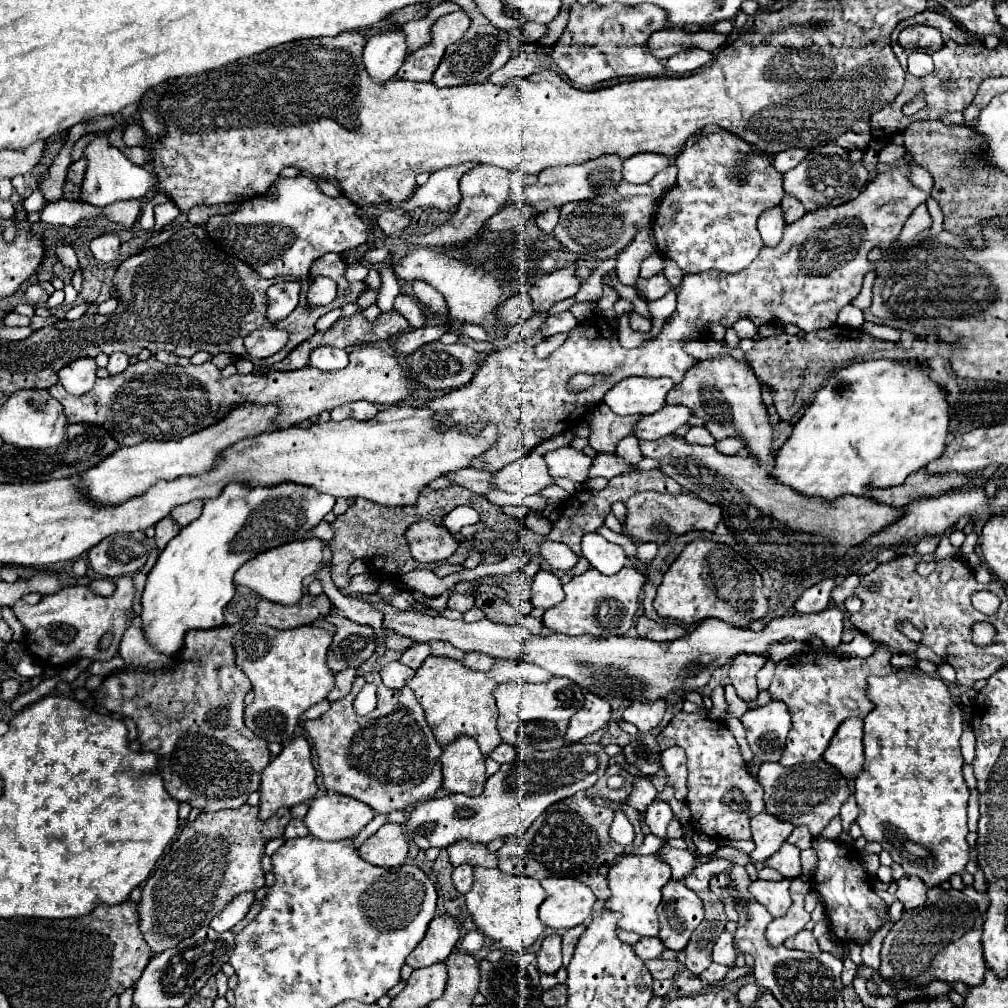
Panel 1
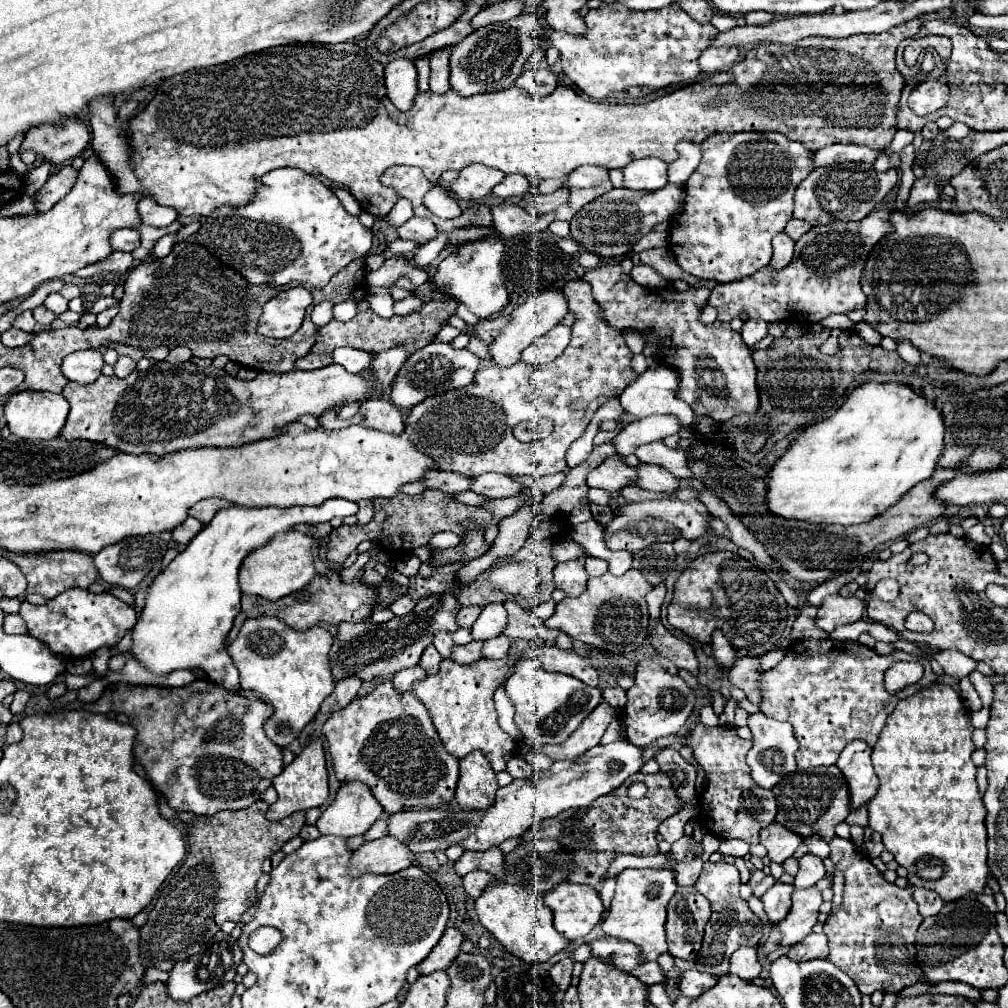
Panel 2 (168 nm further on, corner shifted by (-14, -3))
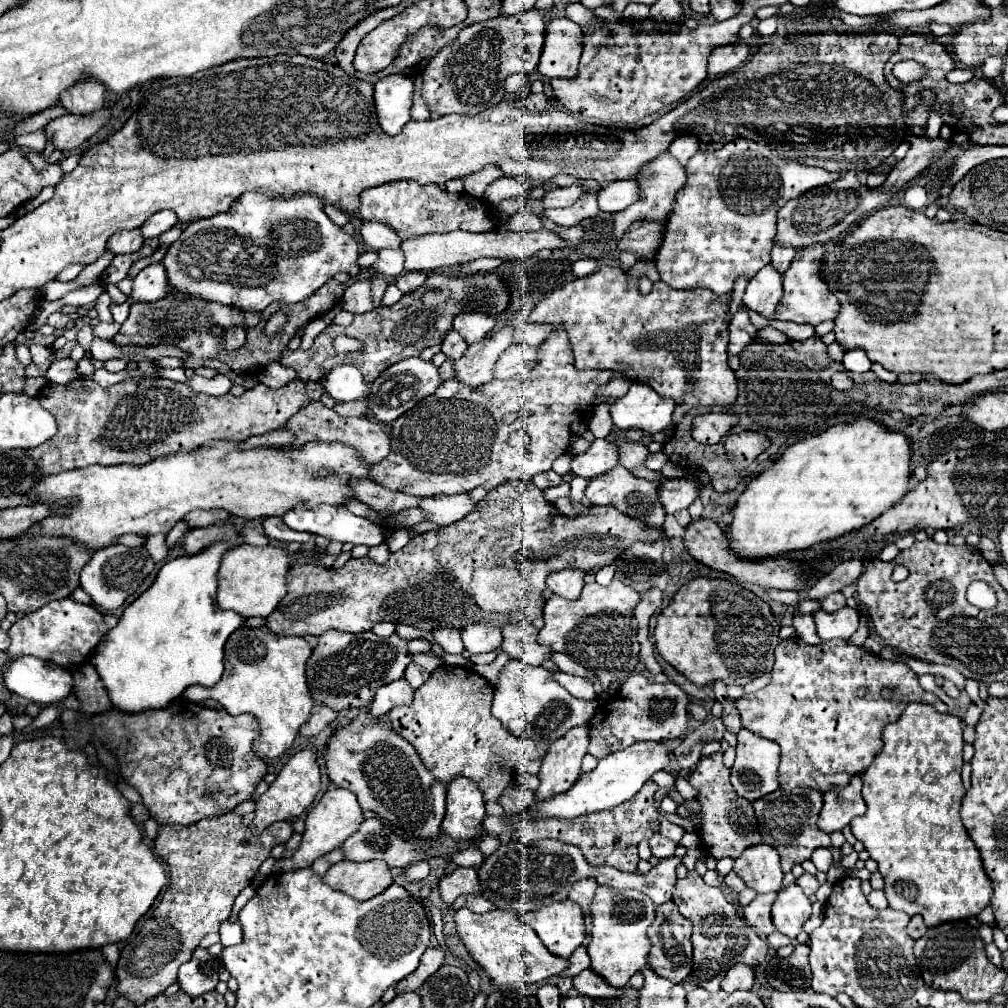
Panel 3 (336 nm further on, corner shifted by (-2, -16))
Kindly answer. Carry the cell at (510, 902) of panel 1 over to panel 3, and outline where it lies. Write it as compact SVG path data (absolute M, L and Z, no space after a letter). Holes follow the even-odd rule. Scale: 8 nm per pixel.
M460 908L454 912L454 922L460 942L466 946L470 956L484 968L490 982L496 986L524 988L528 984L536 984L550 976L556 976L568 966L568 960L556 960L556 956L552 956L548 948L540 944L536 932L524 922L520 922L516 912L512 910L474 914L468 908Z

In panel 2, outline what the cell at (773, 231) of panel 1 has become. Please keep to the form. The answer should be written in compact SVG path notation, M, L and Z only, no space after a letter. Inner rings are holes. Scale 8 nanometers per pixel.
M780 231L774 239L772 239L772 247L774 247L774 257L772 257L772 267L780 269L780 267L786 267L792 259L792 253L794 253L794 239L788 237L784 231Z

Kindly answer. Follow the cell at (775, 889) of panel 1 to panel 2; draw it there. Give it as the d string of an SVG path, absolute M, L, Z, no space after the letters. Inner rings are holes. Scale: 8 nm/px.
M776 883L774 887L770 887L764 895L762 895L762 903L764 903L764 911L770 917L772 923L782 921L792 907L792 891L794 887L790 883Z

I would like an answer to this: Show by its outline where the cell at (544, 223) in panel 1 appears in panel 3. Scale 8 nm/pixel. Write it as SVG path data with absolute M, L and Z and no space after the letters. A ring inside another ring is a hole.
M528 209L519 210L510 217L510 230L513 232L534 232L540 230L542 227L540 218Z

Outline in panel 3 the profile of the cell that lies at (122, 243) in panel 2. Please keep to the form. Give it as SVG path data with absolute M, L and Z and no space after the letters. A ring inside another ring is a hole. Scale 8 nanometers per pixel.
M140 228L134 230L118 230L110 240L108 240L108 250L114 254L130 254L140 250L144 244Z

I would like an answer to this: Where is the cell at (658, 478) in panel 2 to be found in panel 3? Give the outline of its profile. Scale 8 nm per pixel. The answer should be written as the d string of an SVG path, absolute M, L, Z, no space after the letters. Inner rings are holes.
M684 478L684 480L670 480L664 482L660 488L660 498L666 508L666 514L674 514L682 508L688 508L698 498L698 486Z

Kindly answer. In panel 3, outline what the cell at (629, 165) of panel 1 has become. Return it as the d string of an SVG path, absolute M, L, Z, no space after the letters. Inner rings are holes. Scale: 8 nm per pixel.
M616 180L600 190L598 208L602 212L622 212L634 204L640 196L640 188L634 180Z

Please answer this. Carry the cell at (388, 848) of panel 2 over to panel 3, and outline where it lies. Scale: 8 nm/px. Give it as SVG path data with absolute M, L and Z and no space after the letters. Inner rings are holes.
M342 860L322 876L322 882L330 888L348 894L354 900L370 900L376 894L384 892L392 882L390 868L382 860L370 862L348 862Z

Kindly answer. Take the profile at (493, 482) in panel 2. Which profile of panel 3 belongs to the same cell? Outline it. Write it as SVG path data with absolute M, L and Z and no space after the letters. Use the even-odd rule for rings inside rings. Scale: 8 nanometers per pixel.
M468 494L420 498L418 506L426 512L426 520L438 526L450 526L456 520L464 518L466 512L472 512L472 508L476 508L476 504L468 498Z

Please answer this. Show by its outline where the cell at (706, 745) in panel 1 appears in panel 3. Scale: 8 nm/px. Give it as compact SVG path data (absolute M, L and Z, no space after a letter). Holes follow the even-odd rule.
M722 752L700 758L698 770L692 770L688 782L700 790L698 802L702 806L702 826L698 834L706 852L710 852L716 860L738 858L746 848L762 842L752 804L734 792L730 784L730 770L722 764Z

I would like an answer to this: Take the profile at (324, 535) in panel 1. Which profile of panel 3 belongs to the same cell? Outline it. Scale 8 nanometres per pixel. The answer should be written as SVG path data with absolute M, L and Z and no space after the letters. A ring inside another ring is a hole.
M276 516L272 520L264 518L262 524L264 524L266 536L272 538L272 540L278 540L278 542L300 542L300 544L304 544L304 542L310 540L308 532L296 532L296 530L288 528L280 516Z

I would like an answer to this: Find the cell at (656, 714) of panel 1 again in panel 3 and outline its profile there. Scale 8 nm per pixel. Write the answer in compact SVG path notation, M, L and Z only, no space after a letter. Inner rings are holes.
M634 672L622 684L616 698L606 700L598 706L594 718L590 720L590 744L588 752L594 758L604 758L620 748L628 748L640 740L654 740L654 742L668 742L684 734L688 712L686 712L688 696L672 682L656 684L646 676Z

